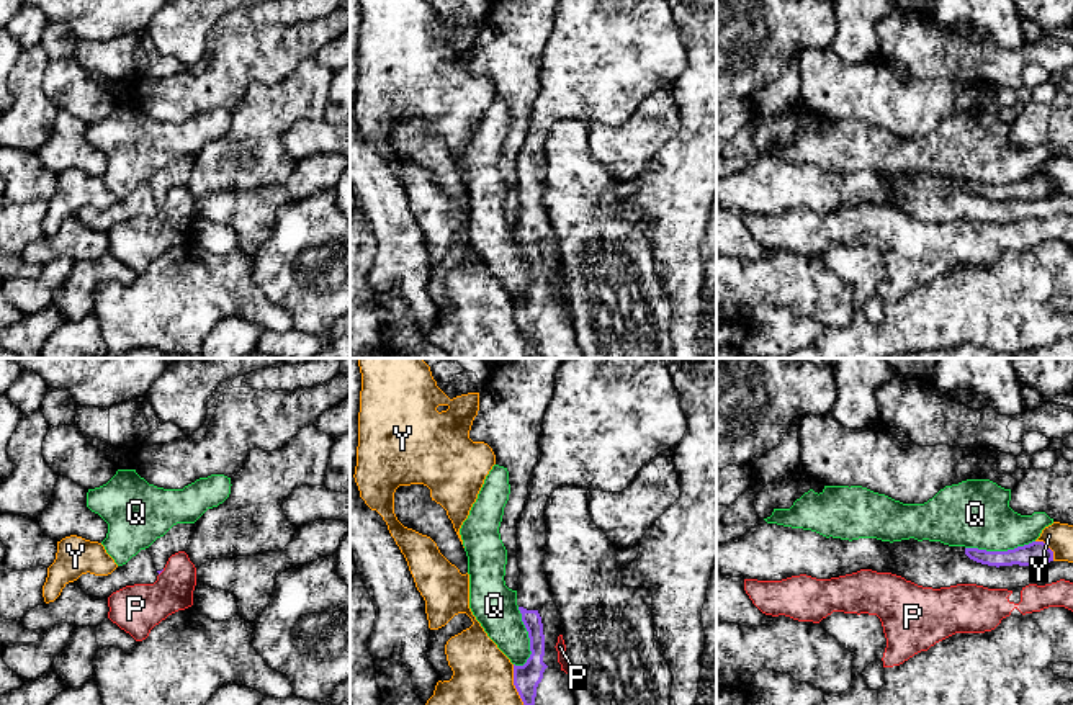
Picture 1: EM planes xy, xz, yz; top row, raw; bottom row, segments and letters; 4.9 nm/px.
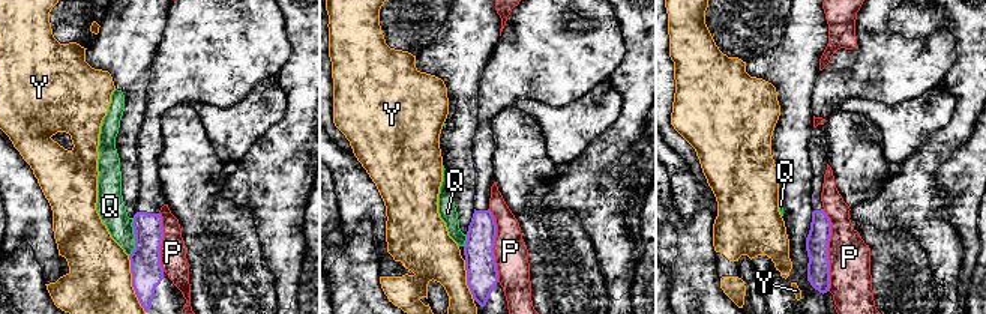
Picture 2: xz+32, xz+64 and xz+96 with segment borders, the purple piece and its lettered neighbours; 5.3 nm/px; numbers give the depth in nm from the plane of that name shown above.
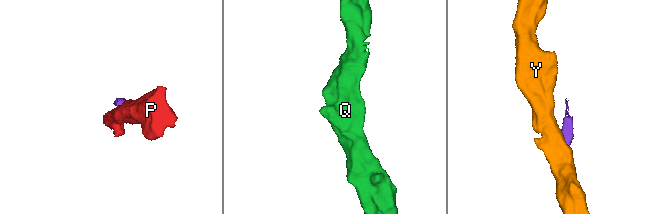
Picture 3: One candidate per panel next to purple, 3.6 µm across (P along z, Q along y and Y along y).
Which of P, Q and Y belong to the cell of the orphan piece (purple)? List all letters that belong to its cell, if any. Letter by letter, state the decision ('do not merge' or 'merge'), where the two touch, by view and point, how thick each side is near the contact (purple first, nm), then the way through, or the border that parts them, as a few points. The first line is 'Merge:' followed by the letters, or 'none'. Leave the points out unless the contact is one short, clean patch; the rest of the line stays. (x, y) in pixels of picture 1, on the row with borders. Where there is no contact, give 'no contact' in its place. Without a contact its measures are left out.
Merge: none
P: do not merge; meets purple in xy at (161, 571); 20 nm thick on the purple side, 240 nm on the other
Q: do not merge; meets purple in yz at (1000, 552); 120 nm thick on the purple side, 340 nm on the other; border along yz (1034, 540), (1006, 550), (965, 548)
Y: do not merge; meets purple in xz at (514, 684); 130 nm thick on the purple side, 300 nm on the other; border along xz (512, 664), (512, 684), (524, 704)

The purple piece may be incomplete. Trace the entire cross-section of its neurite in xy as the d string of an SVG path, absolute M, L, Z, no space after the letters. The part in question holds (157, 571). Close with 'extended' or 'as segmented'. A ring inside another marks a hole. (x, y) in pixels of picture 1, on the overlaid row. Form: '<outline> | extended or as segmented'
M177 523L147 548L159 574L172 555L185 551L191 535L191 527L193 523Z | extended

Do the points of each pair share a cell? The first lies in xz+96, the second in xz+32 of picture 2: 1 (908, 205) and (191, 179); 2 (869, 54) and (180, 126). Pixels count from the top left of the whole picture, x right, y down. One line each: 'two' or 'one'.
1: two
2: two

